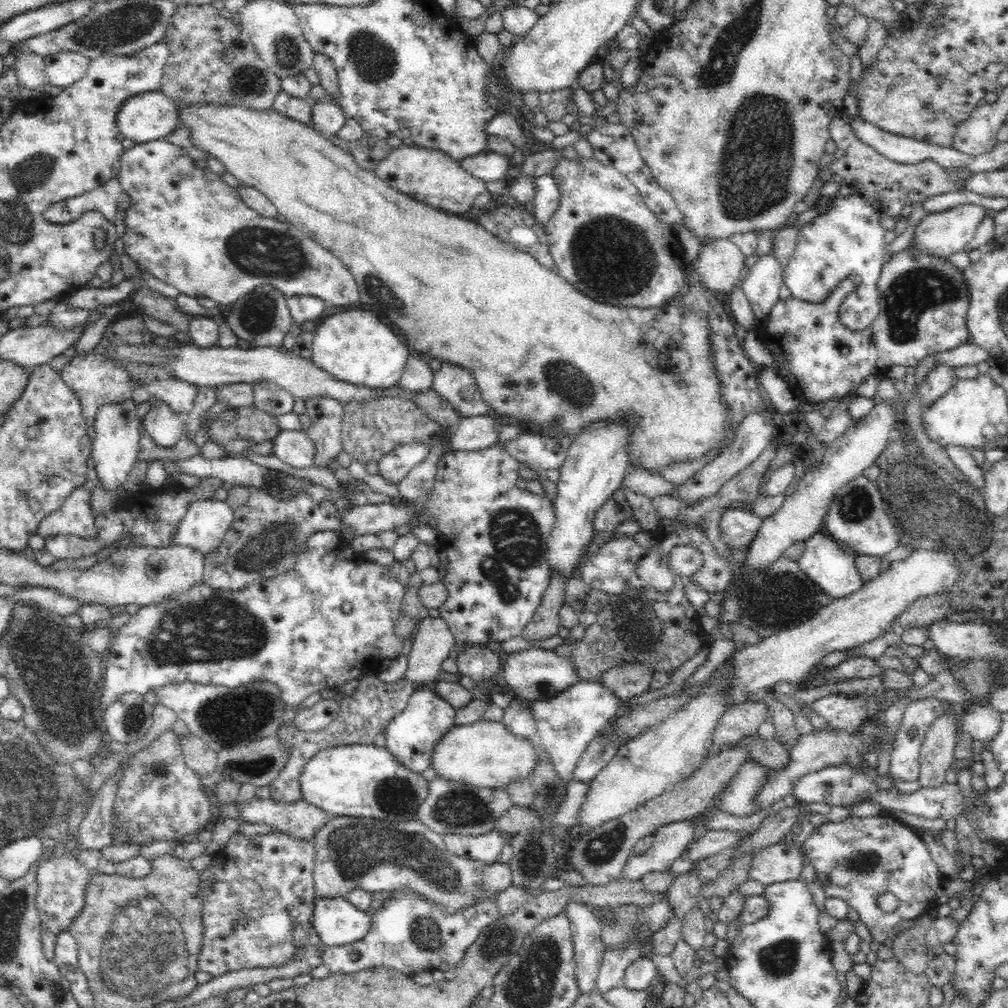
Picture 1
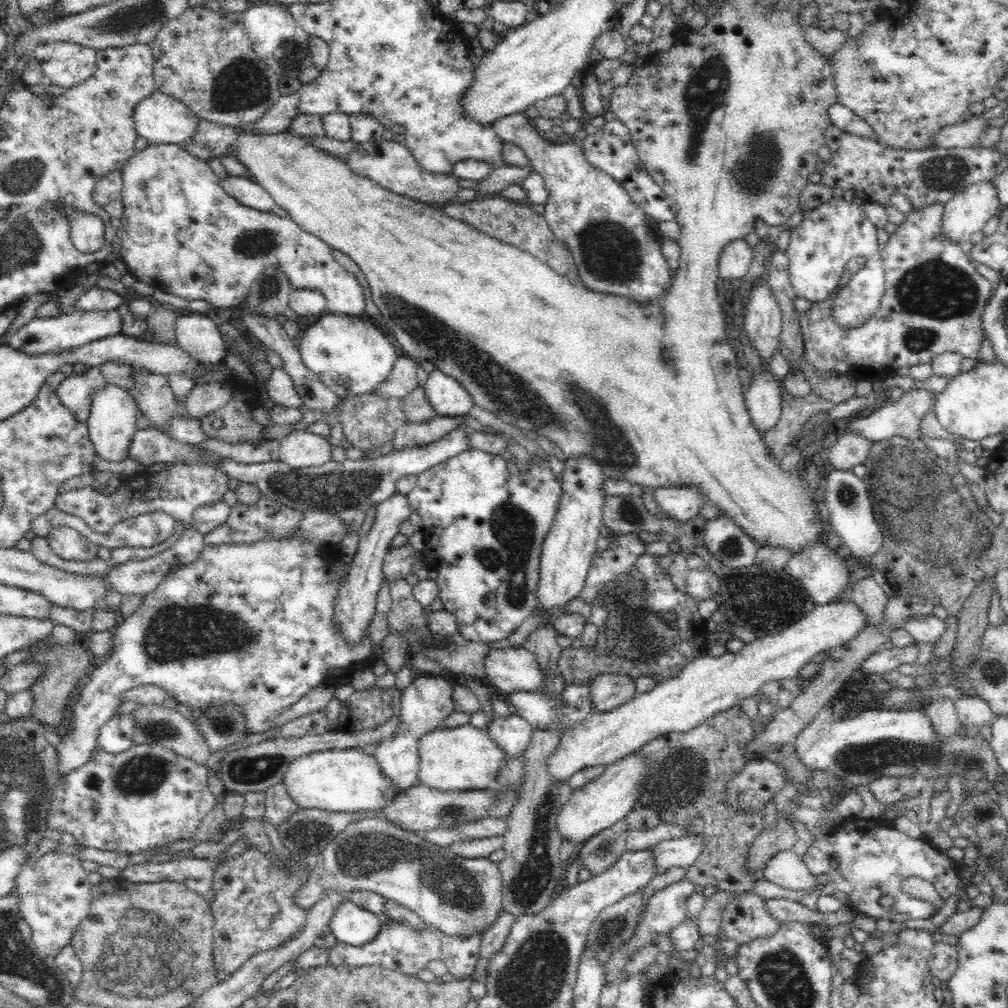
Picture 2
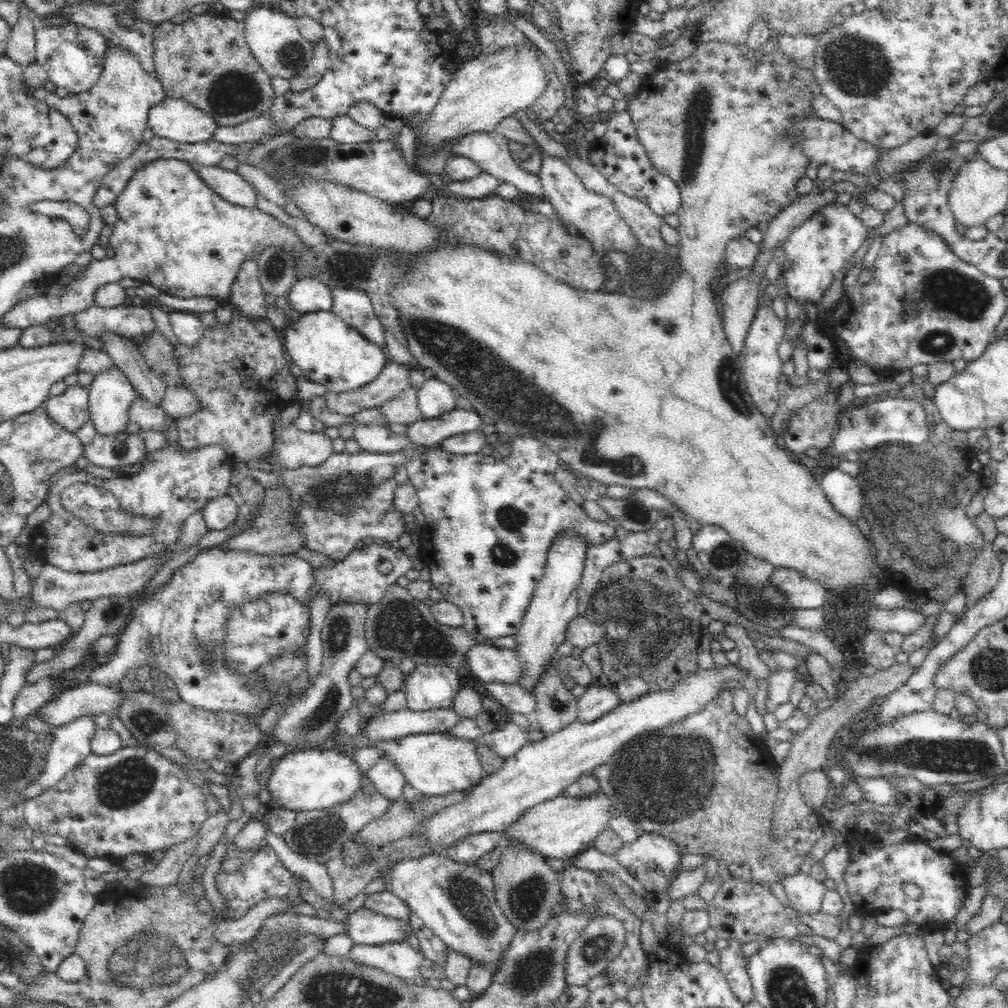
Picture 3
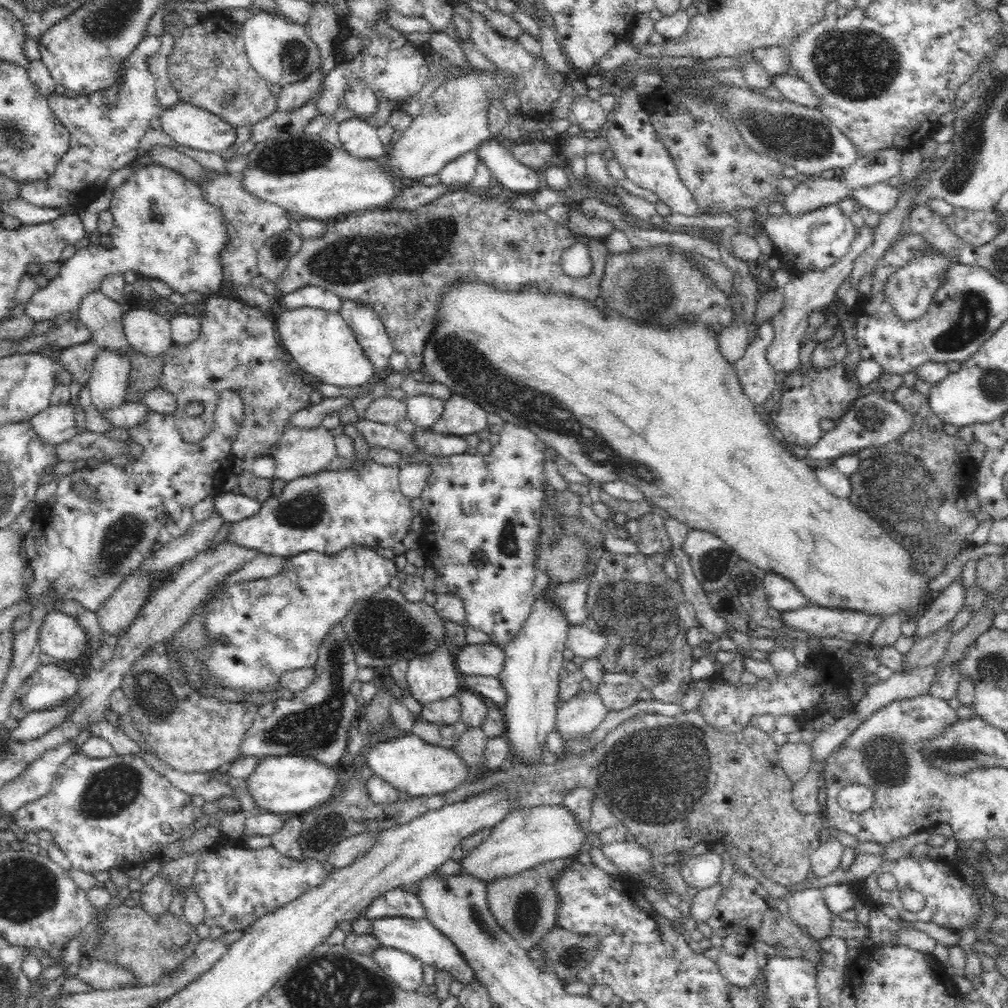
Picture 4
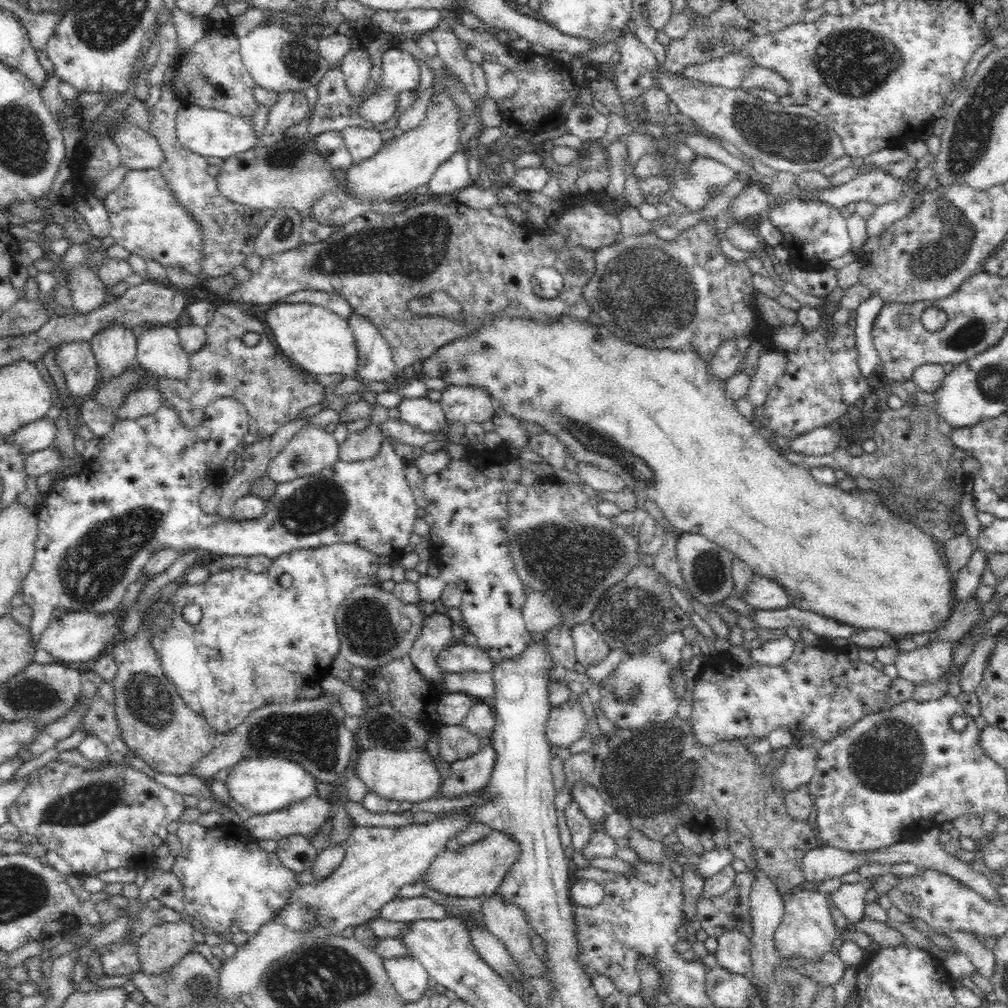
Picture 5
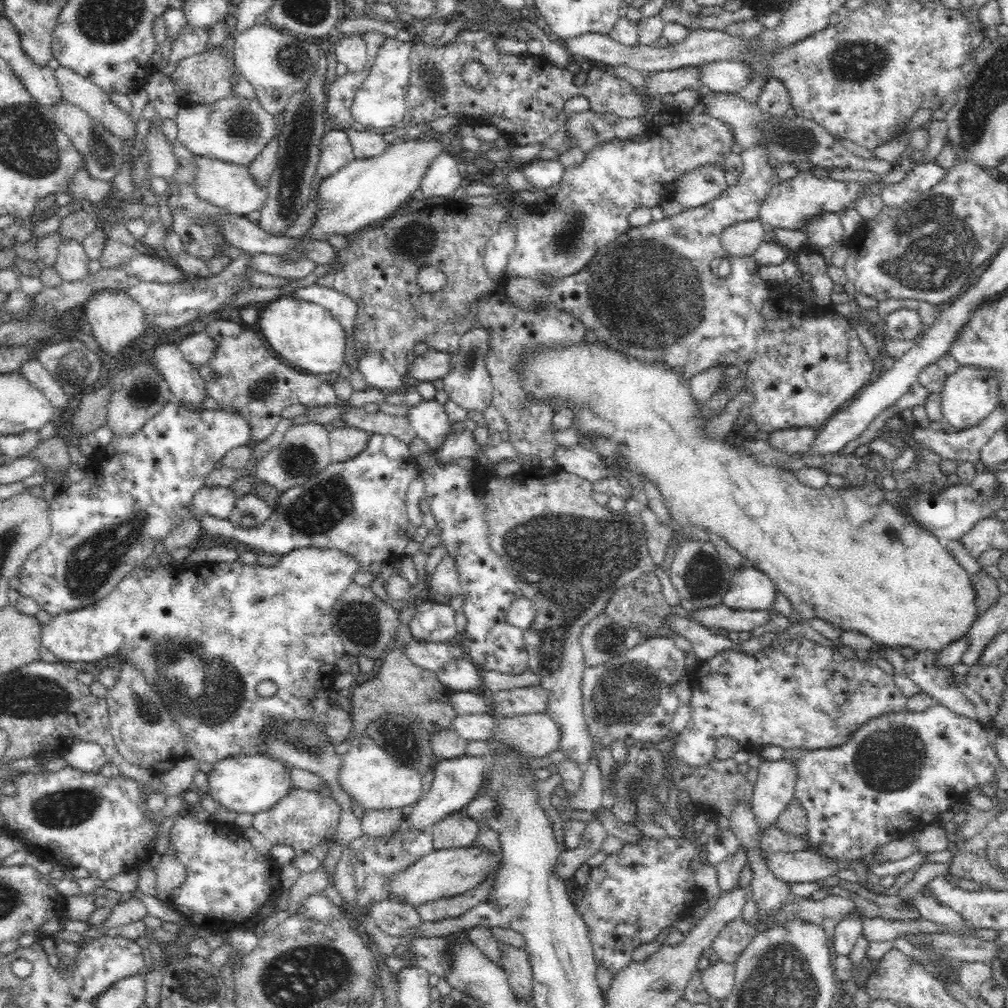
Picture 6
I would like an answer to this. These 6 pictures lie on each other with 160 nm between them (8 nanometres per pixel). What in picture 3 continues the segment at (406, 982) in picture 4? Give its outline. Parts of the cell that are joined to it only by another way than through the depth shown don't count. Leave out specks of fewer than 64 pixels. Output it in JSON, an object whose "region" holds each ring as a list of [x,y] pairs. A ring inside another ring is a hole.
{"region":[[[394,940],[378,946],[352,945],[346,958],[371,966],[408,982],[420,979],[420,965],[425,958],[415,942]]]}

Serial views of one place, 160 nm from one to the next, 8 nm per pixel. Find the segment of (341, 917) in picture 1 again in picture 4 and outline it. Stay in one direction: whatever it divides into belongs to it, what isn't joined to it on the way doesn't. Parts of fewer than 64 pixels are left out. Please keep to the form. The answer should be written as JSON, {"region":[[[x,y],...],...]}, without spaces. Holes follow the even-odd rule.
{"region":[[[394,916],[377,918],[370,923],[370,934],[378,939],[380,946],[403,950],[423,964],[429,964],[435,969],[441,968],[446,972],[450,972],[454,979],[463,985],[474,982],[477,979],[474,975],[474,970],[470,969],[466,959],[456,949],[454,943],[446,938],[442,931],[434,928],[434,925],[426,917],[420,918],[420,920]]]}

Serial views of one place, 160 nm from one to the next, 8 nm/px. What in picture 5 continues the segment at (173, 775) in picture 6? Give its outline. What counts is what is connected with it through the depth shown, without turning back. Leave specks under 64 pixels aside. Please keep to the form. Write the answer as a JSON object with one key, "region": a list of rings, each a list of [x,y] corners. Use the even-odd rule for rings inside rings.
{"region":[[[322,690],[322,694],[314,699],[296,699],[290,703],[266,704],[257,710],[252,710],[250,715],[237,728],[224,733],[218,746],[204,756],[192,768],[193,776],[202,780],[212,779],[220,770],[233,768],[242,760],[250,758],[279,757],[299,763],[310,775],[318,781],[336,785],[337,781],[345,774],[349,763],[353,762],[355,754],[355,732],[348,731],[345,724],[346,714],[340,704],[340,697],[334,693]]]}

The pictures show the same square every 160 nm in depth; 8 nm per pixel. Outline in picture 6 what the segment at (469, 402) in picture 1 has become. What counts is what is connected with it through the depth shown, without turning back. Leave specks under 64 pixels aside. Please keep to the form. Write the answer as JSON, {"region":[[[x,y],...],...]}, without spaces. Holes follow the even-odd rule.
{"region":[[[424,399],[420,404],[410,406],[404,417],[410,421],[418,438],[422,438],[431,450],[442,446],[443,440],[448,438],[451,423],[444,405],[436,399]]]}

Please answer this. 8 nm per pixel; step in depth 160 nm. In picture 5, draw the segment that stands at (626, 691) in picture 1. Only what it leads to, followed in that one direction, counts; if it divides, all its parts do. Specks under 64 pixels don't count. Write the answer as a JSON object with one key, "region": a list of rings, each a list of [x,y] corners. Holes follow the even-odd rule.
{"region":[[[568,700],[550,710],[550,718],[546,722],[546,737],[550,745],[570,747],[586,736],[589,722],[579,701]]]}

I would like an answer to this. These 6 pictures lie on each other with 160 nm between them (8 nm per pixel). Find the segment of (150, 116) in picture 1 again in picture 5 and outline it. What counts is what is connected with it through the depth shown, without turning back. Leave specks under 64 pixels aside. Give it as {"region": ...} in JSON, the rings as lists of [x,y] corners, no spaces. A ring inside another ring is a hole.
{"region":[[[190,103],[178,109],[175,133],[184,148],[203,157],[216,156],[216,158],[225,159],[258,146],[258,138],[254,136],[250,124],[252,124],[250,117],[238,117],[238,115],[230,115],[216,109],[205,109]]]}

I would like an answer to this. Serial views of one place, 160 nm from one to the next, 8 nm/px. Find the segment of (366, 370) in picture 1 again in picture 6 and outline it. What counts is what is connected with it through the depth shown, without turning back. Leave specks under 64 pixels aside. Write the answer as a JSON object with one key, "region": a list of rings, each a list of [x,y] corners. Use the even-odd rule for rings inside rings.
{"region":[[[280,296],[259,312],[255,327],[278,358],[302,372],[325,377],[346,363],[347,333],[329,310],[312,302]]]}

